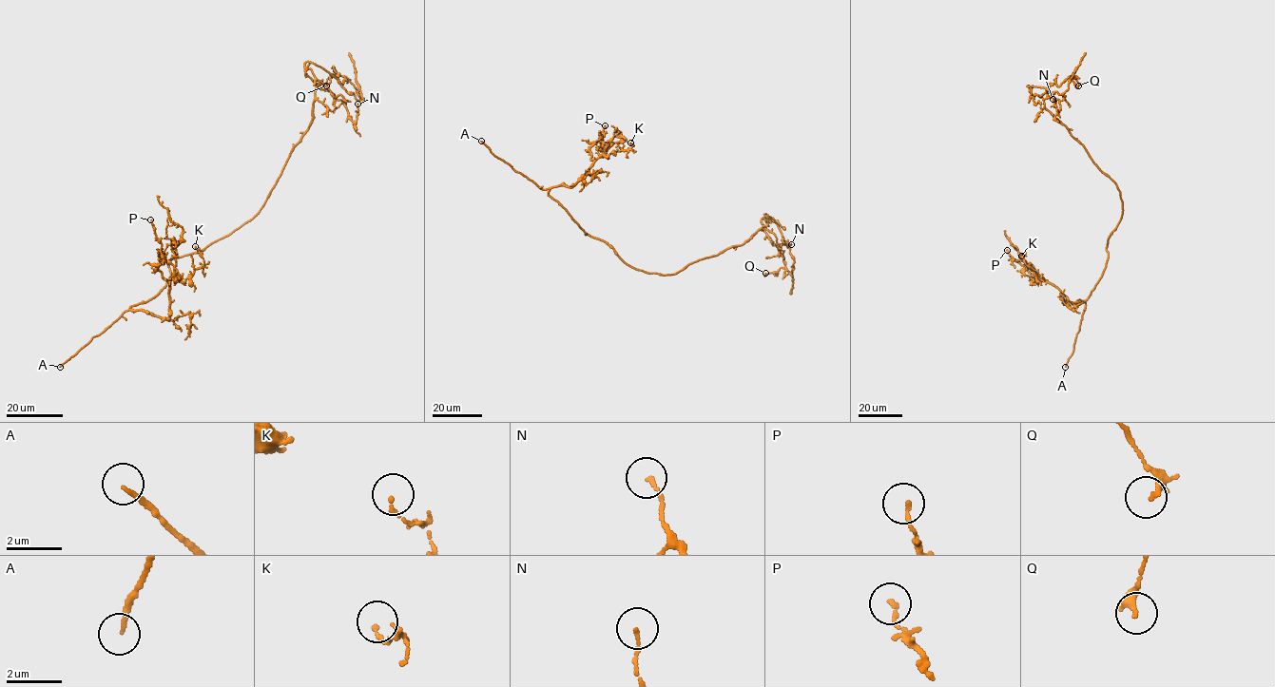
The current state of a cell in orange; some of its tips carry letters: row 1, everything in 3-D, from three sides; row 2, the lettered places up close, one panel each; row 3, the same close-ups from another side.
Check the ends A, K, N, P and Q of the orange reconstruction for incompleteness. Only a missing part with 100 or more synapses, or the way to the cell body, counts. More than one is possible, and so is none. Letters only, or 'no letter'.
A

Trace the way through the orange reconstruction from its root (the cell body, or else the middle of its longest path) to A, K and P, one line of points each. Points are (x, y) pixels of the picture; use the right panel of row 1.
A: (1123, 204), (1122, 217), (1108, 238), (1105, 268), (1084, 301), (1086, 304), (1073, 350), (1065, 367)
K: (1123, 204), (1122, 217), (1108, 238), (1105, 268), (1086, 299), (1072, 303), (1056, 287), (1036, 277), (1021, 256)
P: (1123, 204), (1122, 217), (1108, 238), (1105, 268), (1083, 301), (1072, 303), (1042, 276), (1033, 277), (1007, 250)

